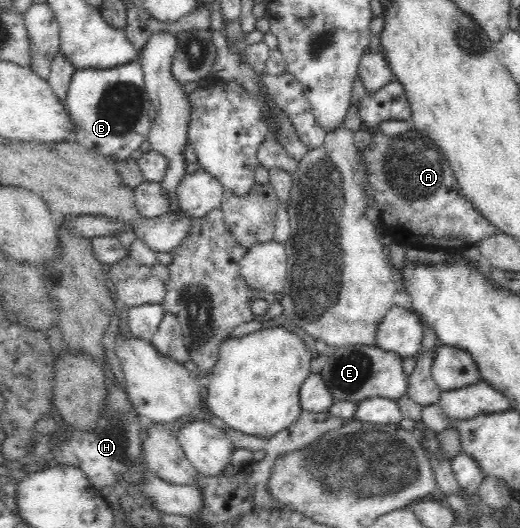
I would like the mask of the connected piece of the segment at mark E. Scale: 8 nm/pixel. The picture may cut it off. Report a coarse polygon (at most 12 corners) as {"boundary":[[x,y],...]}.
{"boundary":[[335,349],[321,373],[334,401],[407,395],[403,358]]}

